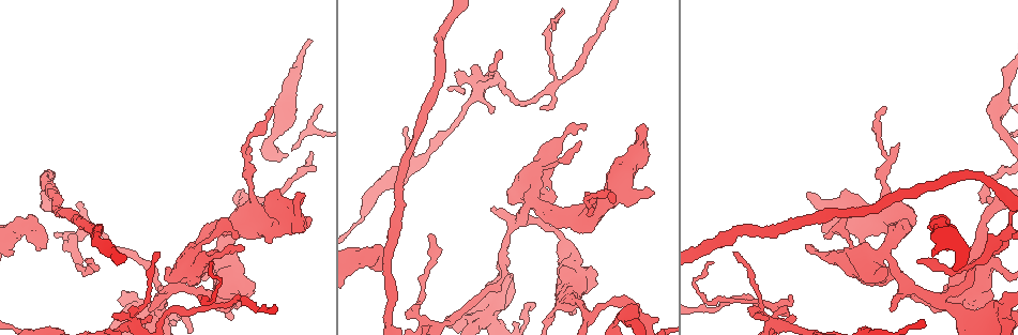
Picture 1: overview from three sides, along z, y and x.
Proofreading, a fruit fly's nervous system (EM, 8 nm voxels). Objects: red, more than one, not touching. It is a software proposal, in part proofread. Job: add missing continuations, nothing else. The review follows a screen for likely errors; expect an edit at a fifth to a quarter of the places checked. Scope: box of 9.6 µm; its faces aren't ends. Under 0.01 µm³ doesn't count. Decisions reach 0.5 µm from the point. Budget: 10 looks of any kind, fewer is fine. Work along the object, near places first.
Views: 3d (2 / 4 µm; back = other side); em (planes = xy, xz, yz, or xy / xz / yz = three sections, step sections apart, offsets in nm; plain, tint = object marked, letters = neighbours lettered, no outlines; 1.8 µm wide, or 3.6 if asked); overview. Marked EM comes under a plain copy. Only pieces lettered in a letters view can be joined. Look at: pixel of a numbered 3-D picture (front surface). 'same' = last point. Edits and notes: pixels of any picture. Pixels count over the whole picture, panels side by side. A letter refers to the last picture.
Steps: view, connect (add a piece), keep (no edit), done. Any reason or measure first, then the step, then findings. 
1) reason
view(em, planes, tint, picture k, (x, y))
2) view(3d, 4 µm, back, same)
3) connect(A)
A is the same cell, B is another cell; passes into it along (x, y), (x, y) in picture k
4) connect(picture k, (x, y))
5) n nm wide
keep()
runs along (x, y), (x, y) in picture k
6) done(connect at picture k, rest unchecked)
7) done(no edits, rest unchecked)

view(em, planes, tint, picture 1, (541, 108))

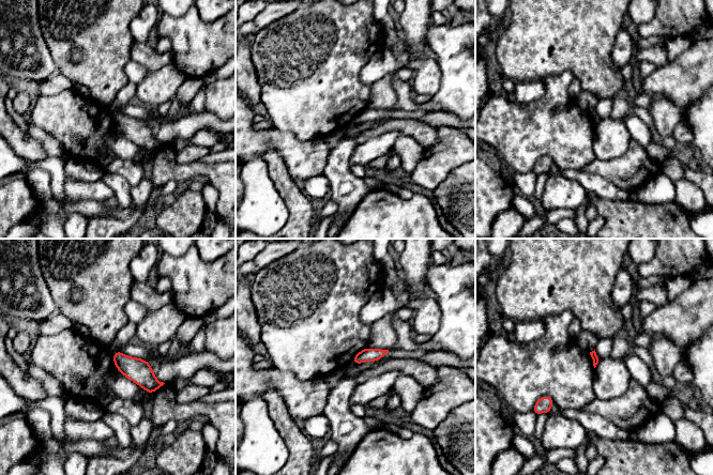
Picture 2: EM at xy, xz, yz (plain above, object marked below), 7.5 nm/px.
what lies round it
view(em, planes, letters, same)

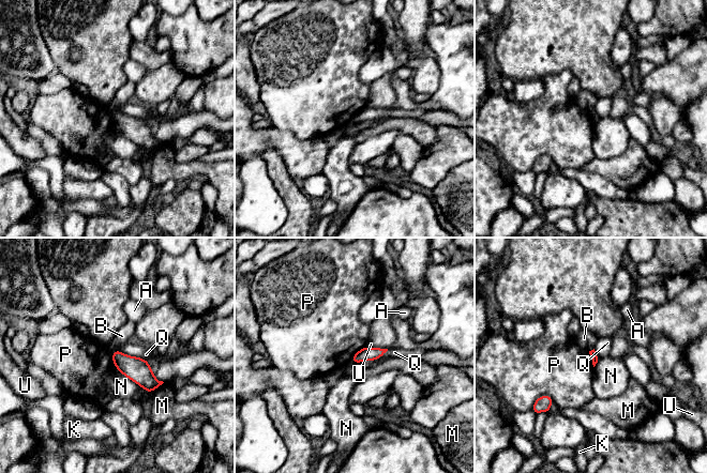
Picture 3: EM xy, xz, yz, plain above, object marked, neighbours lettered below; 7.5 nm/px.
keep()
A, B, K, M, N, P, Q and U are other cells; border along (535, 401), (543, 395), (554, 401) in picture 3; no lettered piece goes on from it

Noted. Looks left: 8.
free end
view(3d, 2 µm, picture 1, (457, 71))

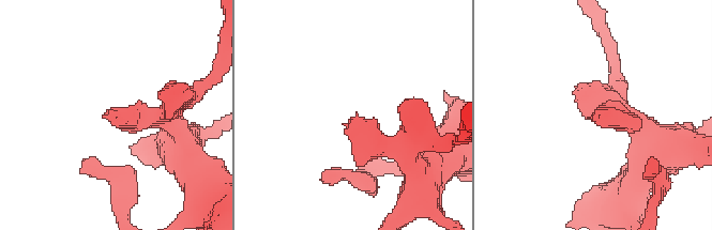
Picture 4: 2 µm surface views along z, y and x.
view(em, xz, step 4, letters, picture 4, (592, 116))

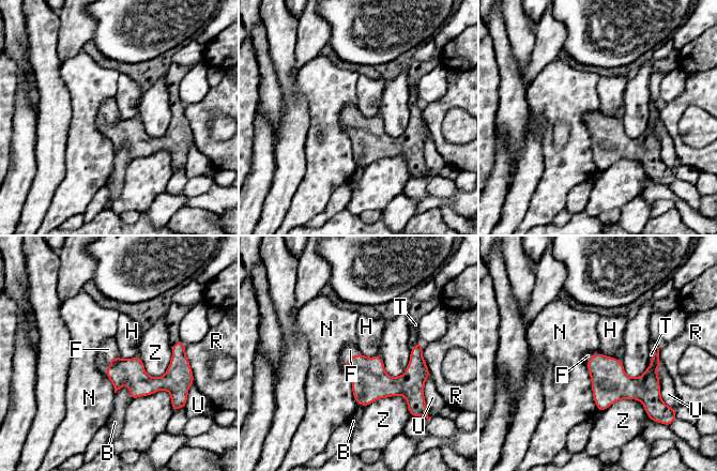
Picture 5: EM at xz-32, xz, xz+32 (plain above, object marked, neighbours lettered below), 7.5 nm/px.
200 nm wide
connect(F)
F is the same cell, B, H, N, R, T, U and Z are other cells; passes into it along (131, 371), (109, 363), (108, 349) in picture 5; it goes on there

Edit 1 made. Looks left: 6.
view(overview)

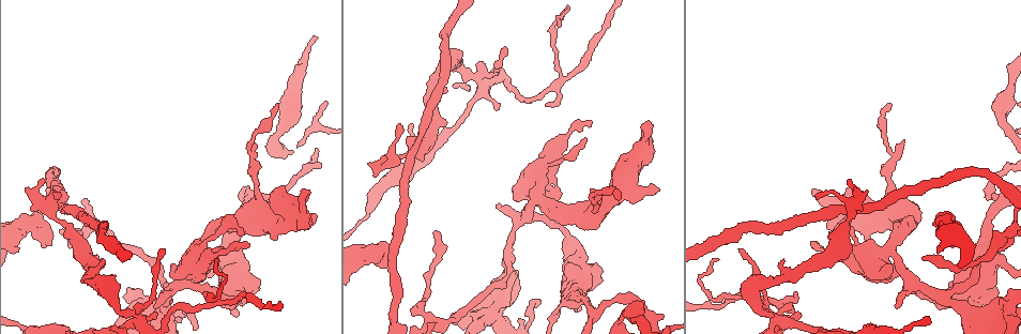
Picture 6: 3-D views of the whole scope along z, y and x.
an open end
view(em, 3.6 µm, planes, tint, picture 6, (51, 245))

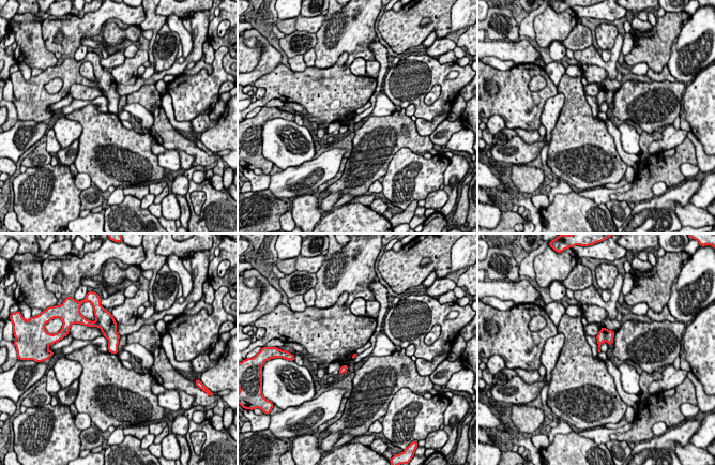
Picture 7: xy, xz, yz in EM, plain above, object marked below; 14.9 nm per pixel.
view(em, 3.6 µm, planes, letters, same)

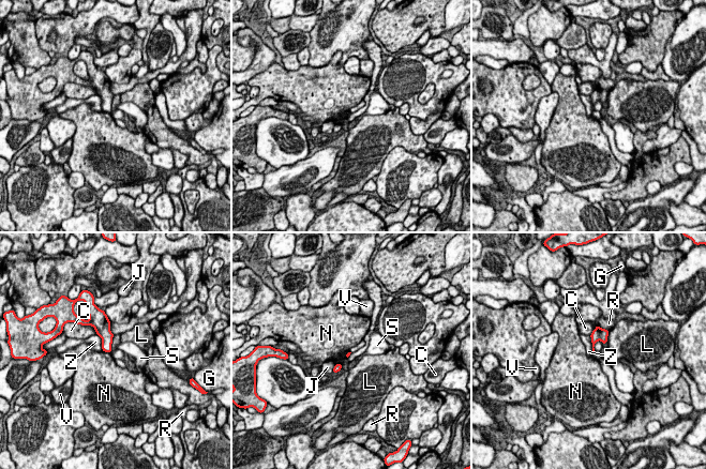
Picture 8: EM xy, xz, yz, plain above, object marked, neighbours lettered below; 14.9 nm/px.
keep()
C, G, J, L, N, R, S, V and Z are other cells; no lettered piece goes on from it

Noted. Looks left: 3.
done(connect at picture 5, rest unchecked)

